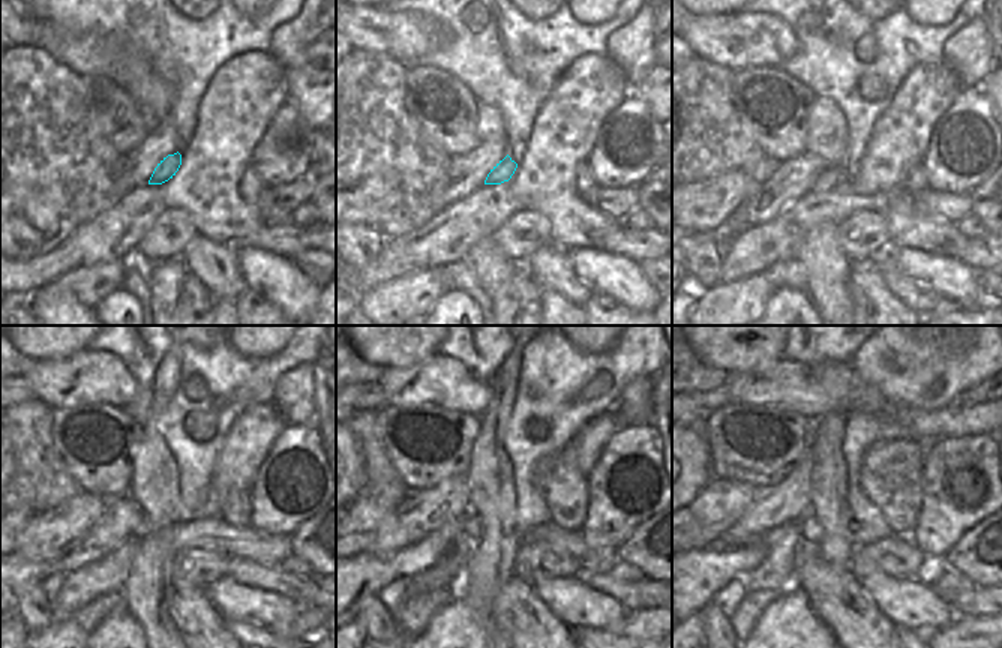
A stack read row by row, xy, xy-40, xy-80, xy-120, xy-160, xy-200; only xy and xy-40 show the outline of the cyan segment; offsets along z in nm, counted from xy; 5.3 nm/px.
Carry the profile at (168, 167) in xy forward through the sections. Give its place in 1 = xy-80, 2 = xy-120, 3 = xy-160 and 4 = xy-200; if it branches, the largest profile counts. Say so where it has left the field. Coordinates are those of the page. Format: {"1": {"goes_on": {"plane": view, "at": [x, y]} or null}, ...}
{"1": {"goes_on": {"plane": "xy-80", "at": [831, 176]}}, "2": {"goes_on": {"plane": "xy-120", "at": [143, 528]}}, "3": {"goes_on": {"plane": "xy-160", "at": [471, 530]}}, "4": {"goes_on": {"plane": "xy-200", "at": [809, 528]}}}

